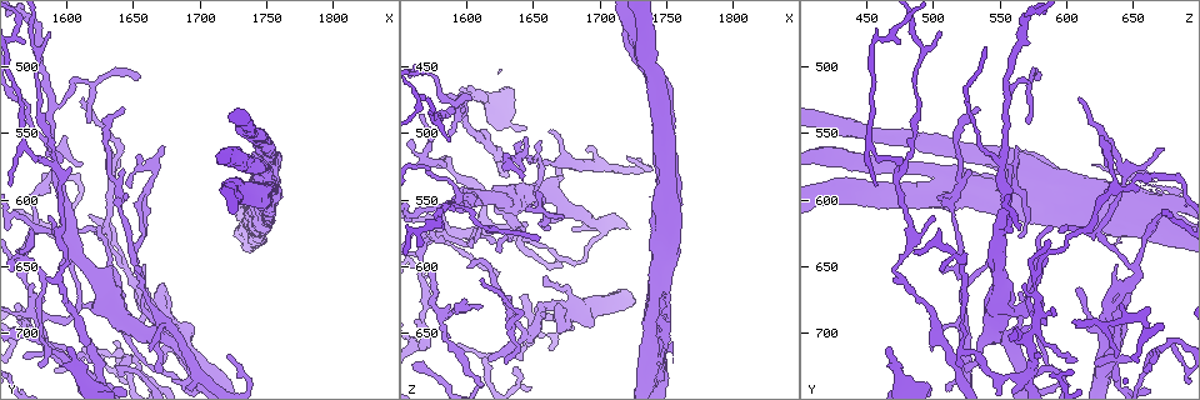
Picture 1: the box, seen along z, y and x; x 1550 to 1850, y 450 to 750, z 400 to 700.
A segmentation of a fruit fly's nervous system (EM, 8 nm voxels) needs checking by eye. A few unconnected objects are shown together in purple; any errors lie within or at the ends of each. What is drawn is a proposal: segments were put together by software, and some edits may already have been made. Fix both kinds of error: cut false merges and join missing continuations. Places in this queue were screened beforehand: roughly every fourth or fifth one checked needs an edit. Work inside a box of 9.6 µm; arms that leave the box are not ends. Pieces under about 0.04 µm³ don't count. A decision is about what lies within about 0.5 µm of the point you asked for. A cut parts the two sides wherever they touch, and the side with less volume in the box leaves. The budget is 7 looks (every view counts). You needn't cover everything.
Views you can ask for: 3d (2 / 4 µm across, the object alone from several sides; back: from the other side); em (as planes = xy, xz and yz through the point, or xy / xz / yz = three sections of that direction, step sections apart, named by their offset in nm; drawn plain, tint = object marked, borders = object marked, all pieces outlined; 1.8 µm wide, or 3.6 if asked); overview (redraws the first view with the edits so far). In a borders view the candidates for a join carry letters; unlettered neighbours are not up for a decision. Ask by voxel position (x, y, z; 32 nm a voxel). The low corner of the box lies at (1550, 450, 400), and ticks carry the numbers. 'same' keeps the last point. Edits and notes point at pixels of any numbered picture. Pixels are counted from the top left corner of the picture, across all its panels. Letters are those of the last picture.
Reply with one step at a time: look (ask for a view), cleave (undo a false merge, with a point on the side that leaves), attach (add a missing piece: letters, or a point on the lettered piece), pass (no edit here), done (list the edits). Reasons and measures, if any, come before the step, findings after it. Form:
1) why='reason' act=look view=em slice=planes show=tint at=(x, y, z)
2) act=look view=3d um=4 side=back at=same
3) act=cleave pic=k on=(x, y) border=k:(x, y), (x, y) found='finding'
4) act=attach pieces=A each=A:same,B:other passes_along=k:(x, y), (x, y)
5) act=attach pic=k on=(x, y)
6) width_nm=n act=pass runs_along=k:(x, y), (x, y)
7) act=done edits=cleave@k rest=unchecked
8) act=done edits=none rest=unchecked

why='arms part here' act=look view=em slice=yz step=4 show=tint at=(1670, 692, 634)

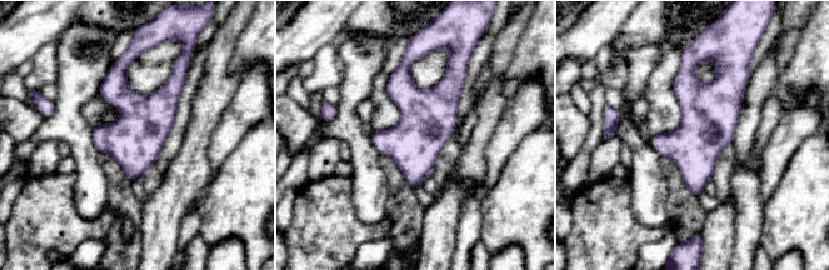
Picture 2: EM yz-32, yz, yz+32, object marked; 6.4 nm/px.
act=look view=em slice=yz step=4 show=borders at=same

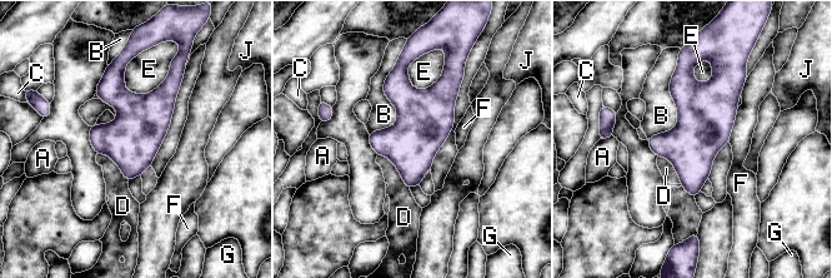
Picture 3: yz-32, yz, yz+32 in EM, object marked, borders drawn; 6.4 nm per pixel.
longest_contact=B:550nm act=pass each=A:other,B:other,C:other,D:other,E:other,F:other,G:other,J:other found='all the same neuron'

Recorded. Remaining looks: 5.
act=look view=em slice=planes show=borders at=(1746, 634, 636)

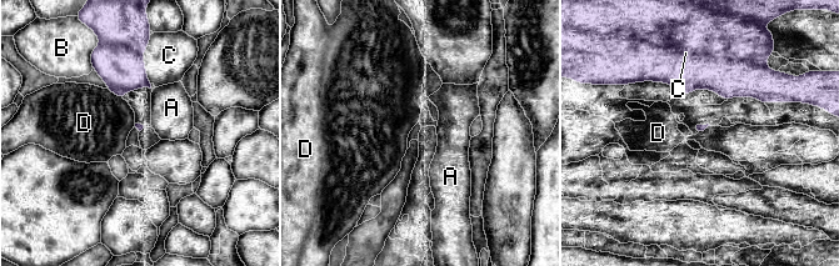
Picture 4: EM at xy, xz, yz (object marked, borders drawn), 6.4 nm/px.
act=cleave pic=4 on=(732, 78) each=A:other,B:other,C:other,D:other found='two neurons meet here'

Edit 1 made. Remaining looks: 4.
act=look view=overview

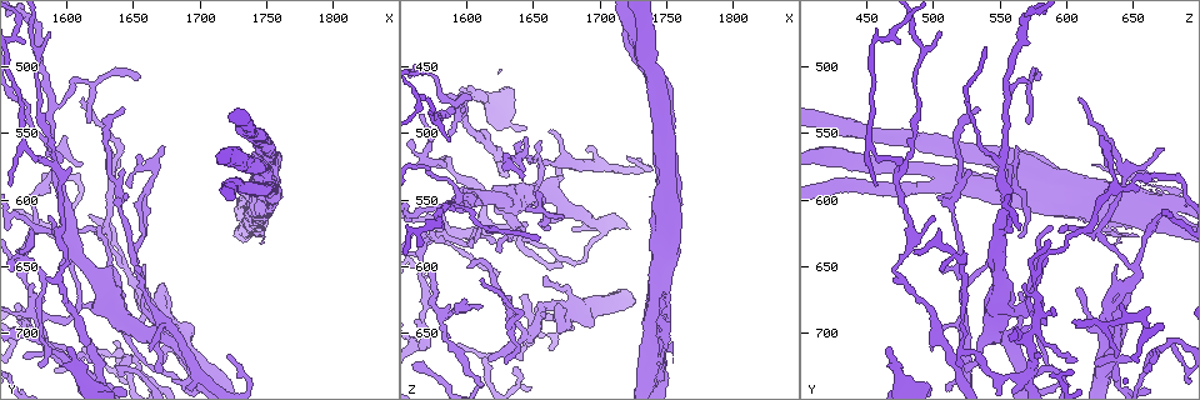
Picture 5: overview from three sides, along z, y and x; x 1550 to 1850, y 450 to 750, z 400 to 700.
why='free end' act=look view=3d um=2 at=(1602, 712, 466)

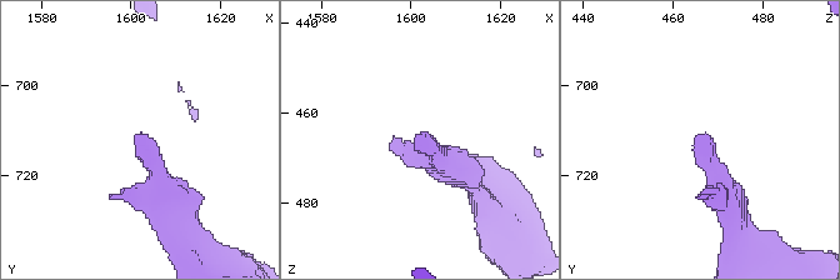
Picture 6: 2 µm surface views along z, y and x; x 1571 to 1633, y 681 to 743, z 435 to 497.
why='now the EM' act=look view=em slice=xz step=4 show=borders at=(1600, 712, 467)

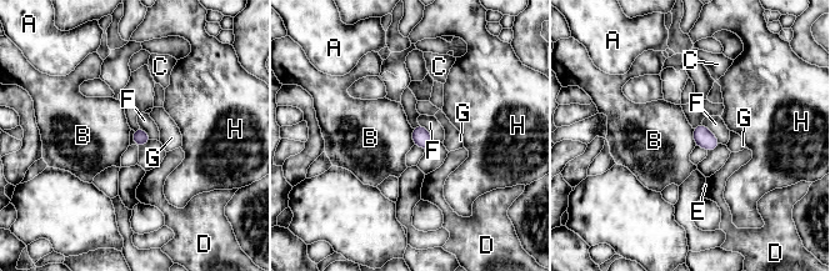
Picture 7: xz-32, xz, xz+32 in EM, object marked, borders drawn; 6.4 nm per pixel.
why='another direction' act=look view=em slice=planes show=borders at=same

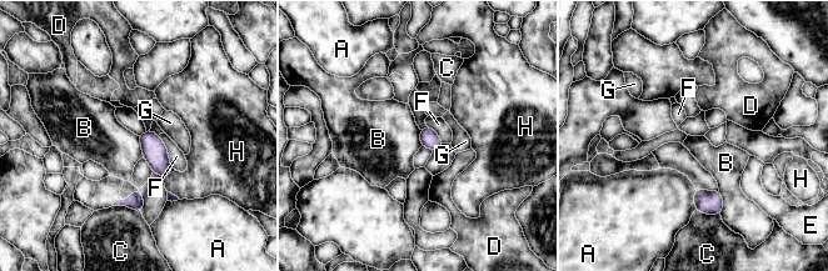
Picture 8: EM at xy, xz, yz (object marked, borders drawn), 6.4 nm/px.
act=pass each=A:other,B:other,C:other,D:other,E:other,F:other,G:other,H:other border=8:(718, 191), (722, 197), (721, 214) found='no lettered piece goes on from it'

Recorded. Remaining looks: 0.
act=done edits=cleave@4 rest=unchecked

